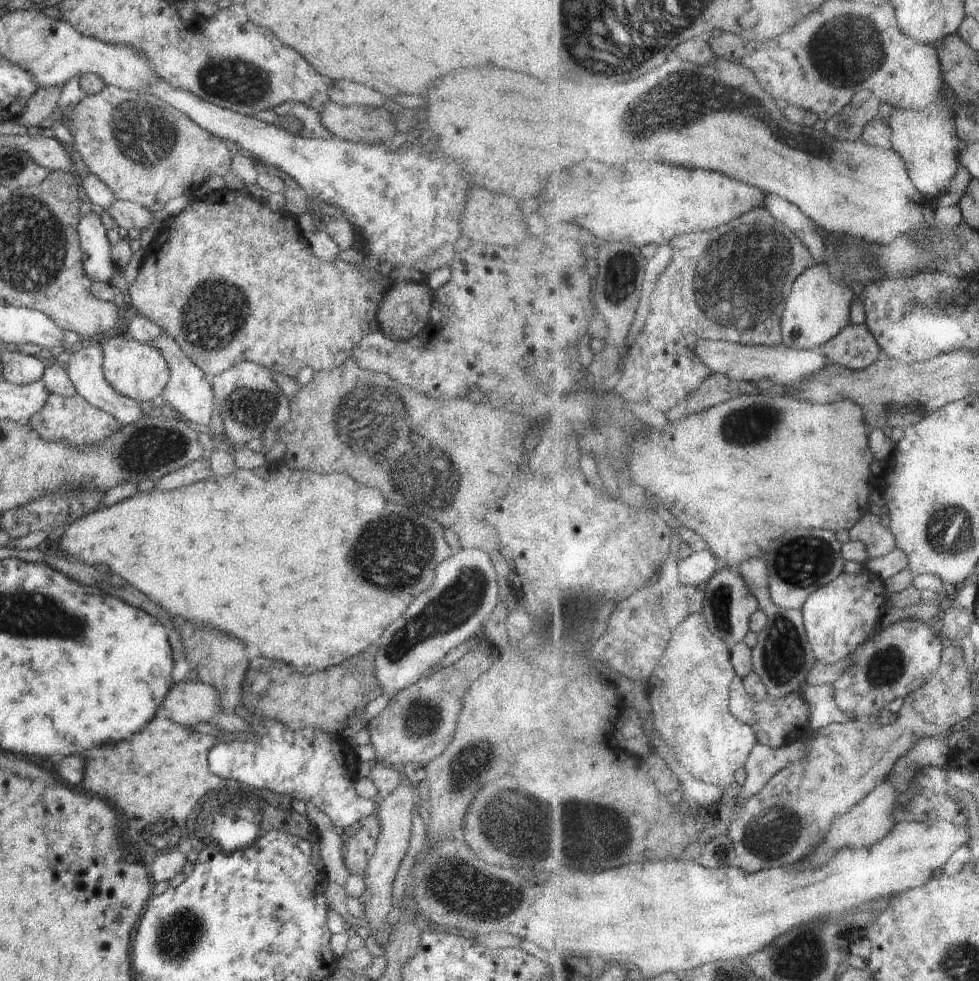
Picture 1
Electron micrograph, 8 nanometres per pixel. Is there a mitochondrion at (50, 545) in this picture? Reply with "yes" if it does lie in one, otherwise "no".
no

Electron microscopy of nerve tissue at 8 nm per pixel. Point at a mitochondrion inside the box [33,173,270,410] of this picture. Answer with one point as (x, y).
(228, 307)

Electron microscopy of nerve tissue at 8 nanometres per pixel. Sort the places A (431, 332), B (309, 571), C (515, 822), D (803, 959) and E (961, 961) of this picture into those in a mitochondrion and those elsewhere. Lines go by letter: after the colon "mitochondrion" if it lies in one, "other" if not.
A: other
B: other
C: mitochondrion
D: mitochondrion
E: mitochondrion

